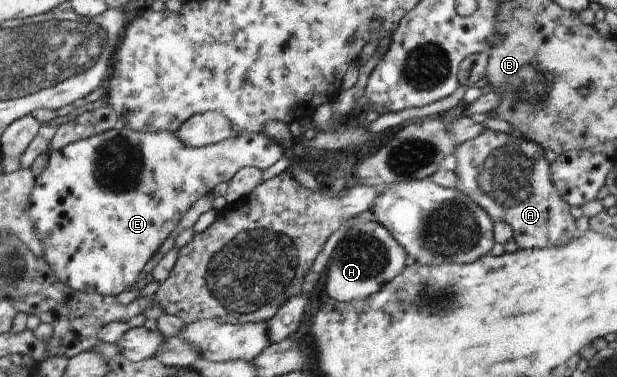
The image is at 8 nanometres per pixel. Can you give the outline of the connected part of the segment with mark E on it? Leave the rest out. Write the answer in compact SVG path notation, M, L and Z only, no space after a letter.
M128 128L111 129L107 132L102 132L89 138L72 142L58 151L49 151L48 165L42 173L36 178L35 187L32 188L30 197L30 211L28 217L35 225L36 233L39 233L40 241L43 241L44 258L46 263L50 264L52 271L58 281L66 283L70 289L74 291L86 291L86 293L101 293L105 296L117 296L122 291L134 288L134 283L138 281L144 265L148 263L148 259L156 253L156 249L164 243L164 239L170 235L170 231L176 227L176 223L182 219L182 215L200 199L209 192L212 192L214 187L222 181L228 182L239 169L244 166L254 166L262 171L274 165L286 152L270 137L261 133L242 133L242 135L234 134L224 141L207 145L204 147L188 147L176 137L175 133L170 131L160 131L160 133L142 133L142 131L132 131Z

